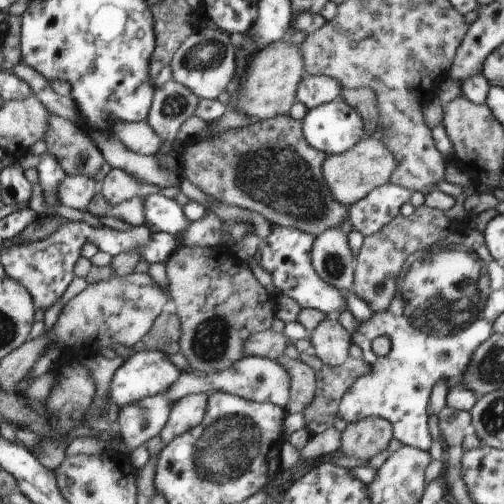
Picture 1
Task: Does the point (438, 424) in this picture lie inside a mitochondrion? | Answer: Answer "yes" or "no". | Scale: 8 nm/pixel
no

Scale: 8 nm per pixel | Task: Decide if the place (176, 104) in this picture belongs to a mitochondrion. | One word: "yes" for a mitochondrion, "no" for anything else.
yes

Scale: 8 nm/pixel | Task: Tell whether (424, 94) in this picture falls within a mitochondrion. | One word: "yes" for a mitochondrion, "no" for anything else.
no

